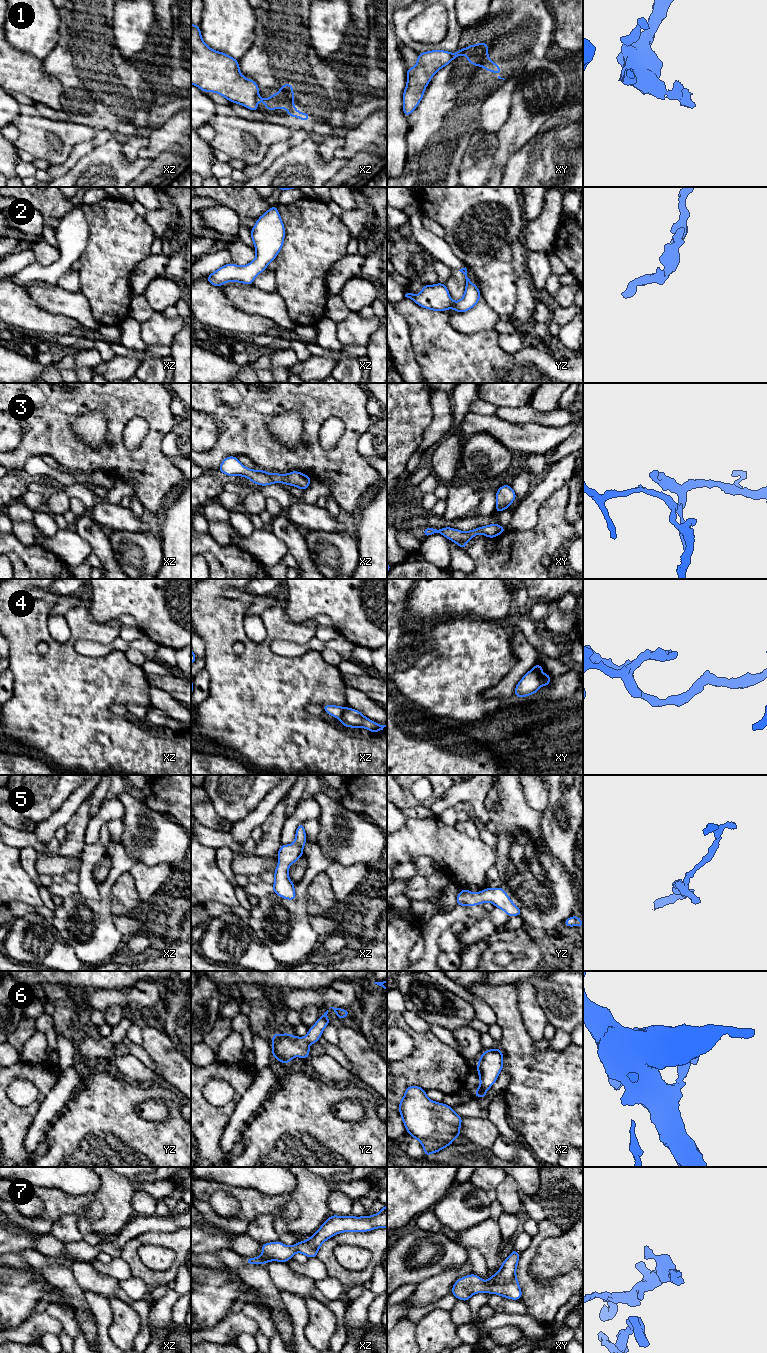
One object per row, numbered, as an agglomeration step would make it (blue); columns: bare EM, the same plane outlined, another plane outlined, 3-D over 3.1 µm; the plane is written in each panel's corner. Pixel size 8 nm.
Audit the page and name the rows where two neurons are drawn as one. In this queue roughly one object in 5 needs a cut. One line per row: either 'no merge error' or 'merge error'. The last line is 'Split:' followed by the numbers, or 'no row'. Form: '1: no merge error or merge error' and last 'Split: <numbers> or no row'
1: merge error
2: no merge error
3: no merge error
4: merge error
5: no merge error
6: no merge error
7: no merge error
Split: 1, 4

